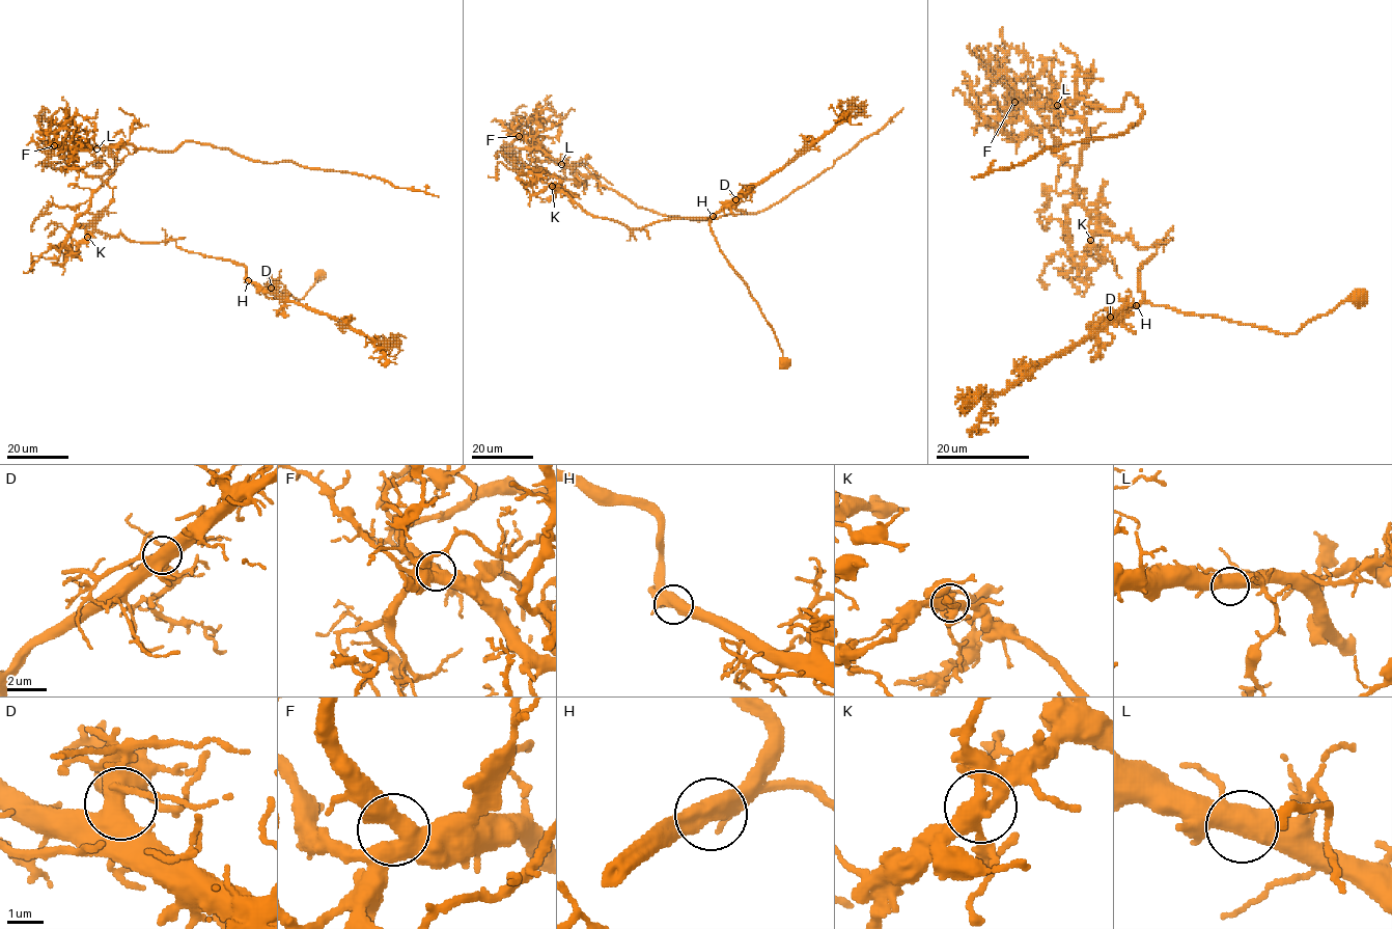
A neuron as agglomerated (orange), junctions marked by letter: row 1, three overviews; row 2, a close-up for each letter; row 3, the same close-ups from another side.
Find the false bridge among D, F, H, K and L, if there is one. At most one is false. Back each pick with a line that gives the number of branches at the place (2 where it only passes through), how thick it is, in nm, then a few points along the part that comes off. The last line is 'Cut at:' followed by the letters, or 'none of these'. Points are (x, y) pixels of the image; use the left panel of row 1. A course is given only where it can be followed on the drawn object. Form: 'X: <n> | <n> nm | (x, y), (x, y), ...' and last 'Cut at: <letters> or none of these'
K: 3 | 440 nm | (87, 237), (100, 231), (135, 242), (174, 239), (190, 252), (233, 260), (246, 268), (252, 282), (402, 350)
Cut at: K

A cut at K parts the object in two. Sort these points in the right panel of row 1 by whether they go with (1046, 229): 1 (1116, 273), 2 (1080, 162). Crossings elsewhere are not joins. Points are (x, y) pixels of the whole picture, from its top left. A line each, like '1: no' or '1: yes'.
1: no
2: yes

